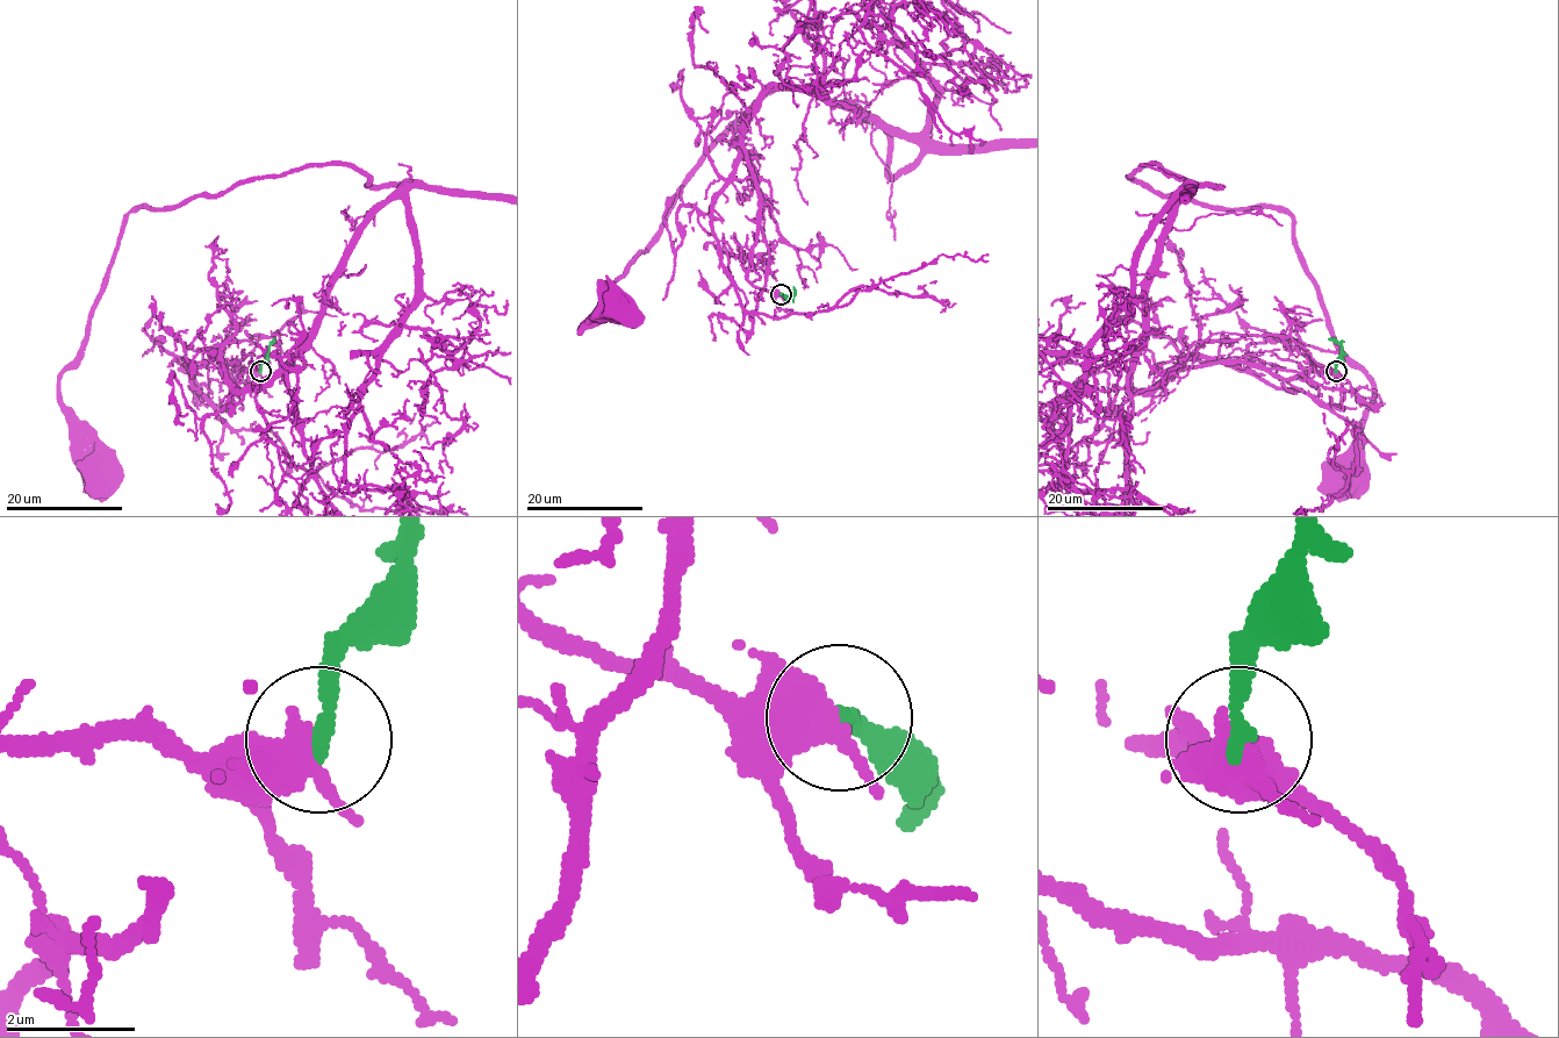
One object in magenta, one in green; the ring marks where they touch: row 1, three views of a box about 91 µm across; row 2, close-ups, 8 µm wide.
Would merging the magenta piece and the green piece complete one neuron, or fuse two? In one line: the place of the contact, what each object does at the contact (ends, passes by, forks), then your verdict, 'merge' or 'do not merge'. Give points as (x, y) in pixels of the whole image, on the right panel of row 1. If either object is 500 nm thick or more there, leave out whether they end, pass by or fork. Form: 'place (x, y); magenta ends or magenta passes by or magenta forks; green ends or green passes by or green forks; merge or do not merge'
place (1336, 371); do not merge

